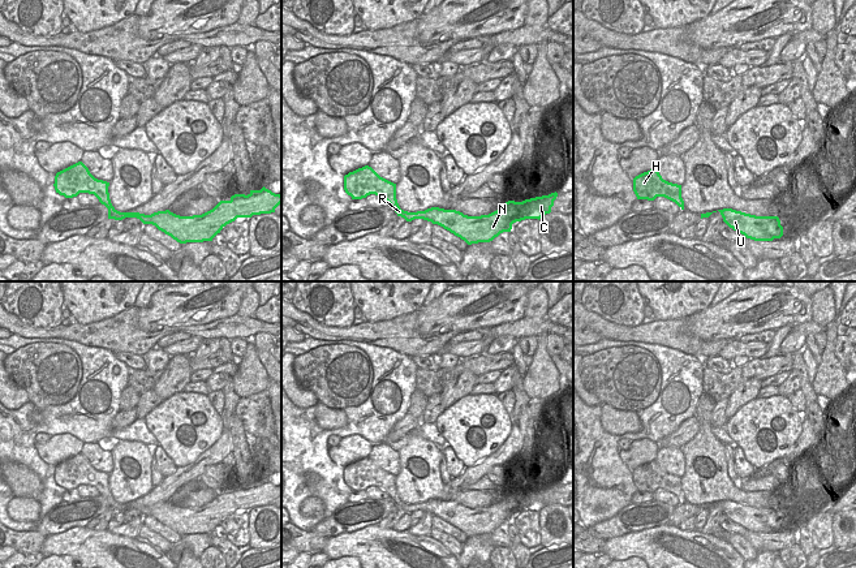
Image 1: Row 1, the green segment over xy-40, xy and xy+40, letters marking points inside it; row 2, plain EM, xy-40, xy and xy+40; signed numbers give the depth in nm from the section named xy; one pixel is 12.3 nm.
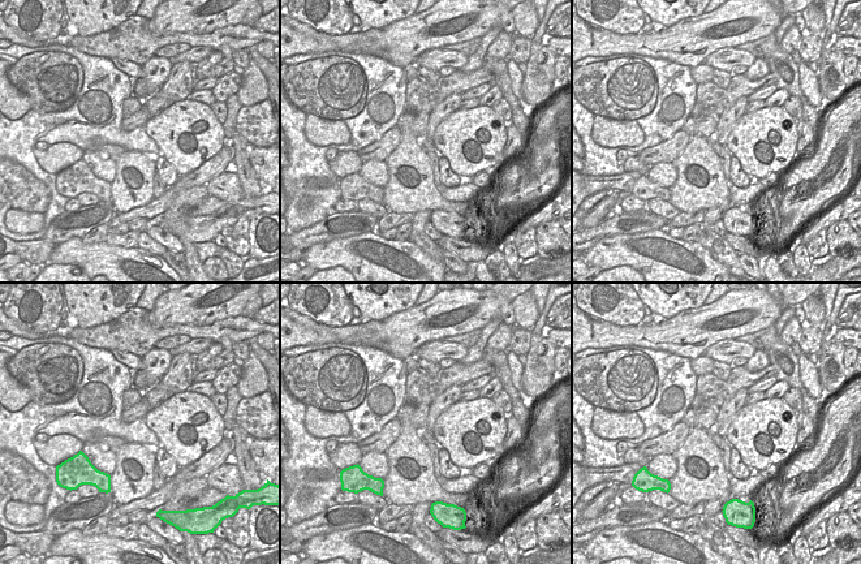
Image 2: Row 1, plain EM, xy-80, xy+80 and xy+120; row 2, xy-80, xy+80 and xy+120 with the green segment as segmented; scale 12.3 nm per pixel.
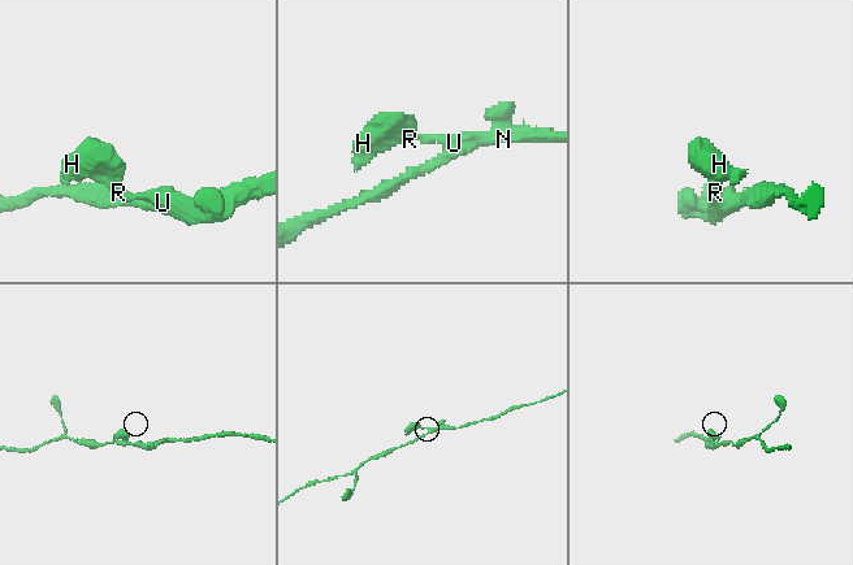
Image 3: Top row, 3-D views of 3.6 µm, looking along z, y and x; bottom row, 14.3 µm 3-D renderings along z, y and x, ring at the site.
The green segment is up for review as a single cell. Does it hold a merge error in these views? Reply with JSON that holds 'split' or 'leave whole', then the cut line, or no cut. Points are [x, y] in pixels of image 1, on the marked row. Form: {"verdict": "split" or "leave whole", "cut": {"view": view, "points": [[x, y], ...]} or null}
{"verdict": "leave whole", "cut": null}

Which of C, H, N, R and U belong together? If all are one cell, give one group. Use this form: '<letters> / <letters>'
C H N R U

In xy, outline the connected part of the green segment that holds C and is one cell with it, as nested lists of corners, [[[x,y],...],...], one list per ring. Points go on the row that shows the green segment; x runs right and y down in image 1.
[[[365,165],[344,176],[344,190],[352,199],[362,199],[370,194],[387,201],[397,216],[407,221],[423,219],[438,224],[468,245],[490,242],[503,232],[511,232],[512,224],[525,219],[541,219],[551,212],[558,193],[525,199],[508,201],[489,215],[468,216],[456,210],[431,207],[425,211],[408,212],[400,208],[396,199],[396,184],[380,177],[371,167]]]

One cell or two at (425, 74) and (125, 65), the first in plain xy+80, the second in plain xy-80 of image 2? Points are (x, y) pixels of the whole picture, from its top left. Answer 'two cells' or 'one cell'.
one cell

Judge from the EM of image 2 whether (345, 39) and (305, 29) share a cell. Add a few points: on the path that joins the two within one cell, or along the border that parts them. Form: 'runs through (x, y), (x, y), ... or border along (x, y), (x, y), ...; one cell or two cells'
runs through (335, 38), (315, 35); one cell

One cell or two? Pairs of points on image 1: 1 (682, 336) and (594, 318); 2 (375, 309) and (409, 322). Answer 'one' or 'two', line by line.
1: one
2: two

